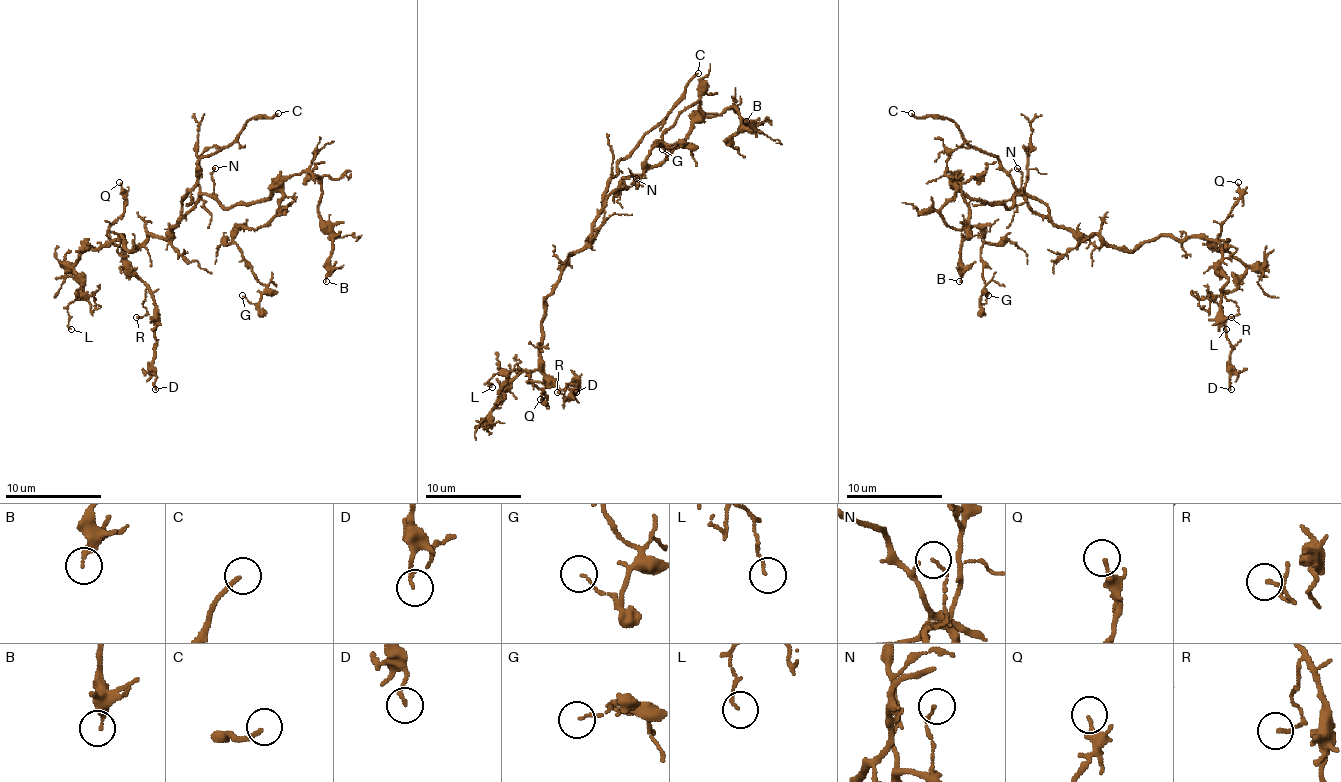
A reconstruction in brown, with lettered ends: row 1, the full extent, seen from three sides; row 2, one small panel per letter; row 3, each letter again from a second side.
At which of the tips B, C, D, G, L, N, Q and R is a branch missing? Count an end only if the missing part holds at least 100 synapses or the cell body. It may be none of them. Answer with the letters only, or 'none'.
C

